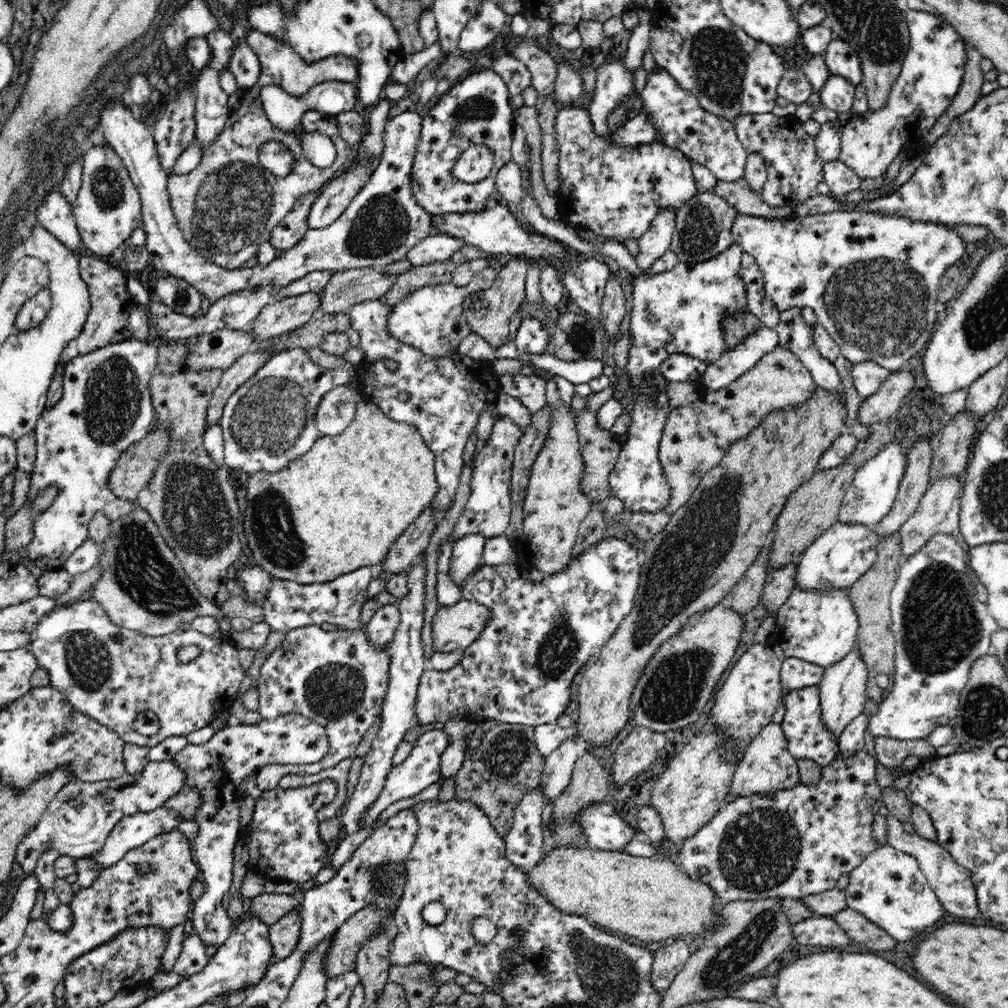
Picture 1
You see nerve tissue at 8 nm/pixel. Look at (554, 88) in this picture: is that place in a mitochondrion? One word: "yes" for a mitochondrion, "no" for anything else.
no

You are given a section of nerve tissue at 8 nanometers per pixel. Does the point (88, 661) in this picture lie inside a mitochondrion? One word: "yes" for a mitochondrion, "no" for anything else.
yes

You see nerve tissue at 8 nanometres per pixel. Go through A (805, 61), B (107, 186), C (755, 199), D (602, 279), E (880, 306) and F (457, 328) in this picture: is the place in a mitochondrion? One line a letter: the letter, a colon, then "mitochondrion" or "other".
A: other
B: mitochondrion
C: other
D: other
E: mitochondrion
F: other

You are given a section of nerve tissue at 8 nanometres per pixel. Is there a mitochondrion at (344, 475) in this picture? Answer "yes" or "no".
no

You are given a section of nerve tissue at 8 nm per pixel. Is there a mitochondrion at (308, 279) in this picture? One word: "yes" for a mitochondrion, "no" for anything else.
no

